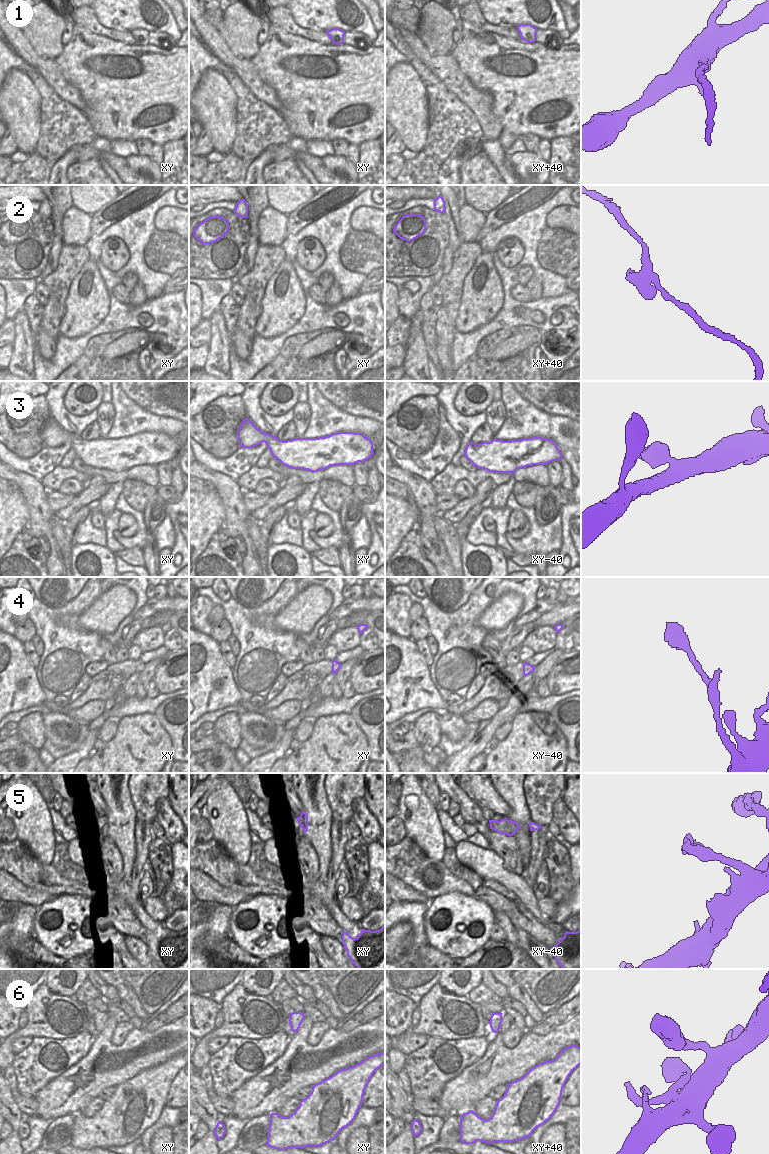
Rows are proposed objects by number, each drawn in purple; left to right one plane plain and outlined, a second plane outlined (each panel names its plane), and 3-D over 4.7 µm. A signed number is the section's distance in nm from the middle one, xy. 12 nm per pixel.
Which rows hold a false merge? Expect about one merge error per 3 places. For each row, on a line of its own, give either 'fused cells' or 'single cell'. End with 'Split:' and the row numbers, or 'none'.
1: fused cells
2: single cell
3: single cell
4: single cell
5: fused cells
6: single cell
Split: 1, 5

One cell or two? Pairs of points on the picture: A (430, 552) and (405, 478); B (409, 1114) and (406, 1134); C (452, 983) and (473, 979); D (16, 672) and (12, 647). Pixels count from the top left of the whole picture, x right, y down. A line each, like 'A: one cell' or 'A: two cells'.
A: one cell
B: two cells
C: one cell
D: one cell

